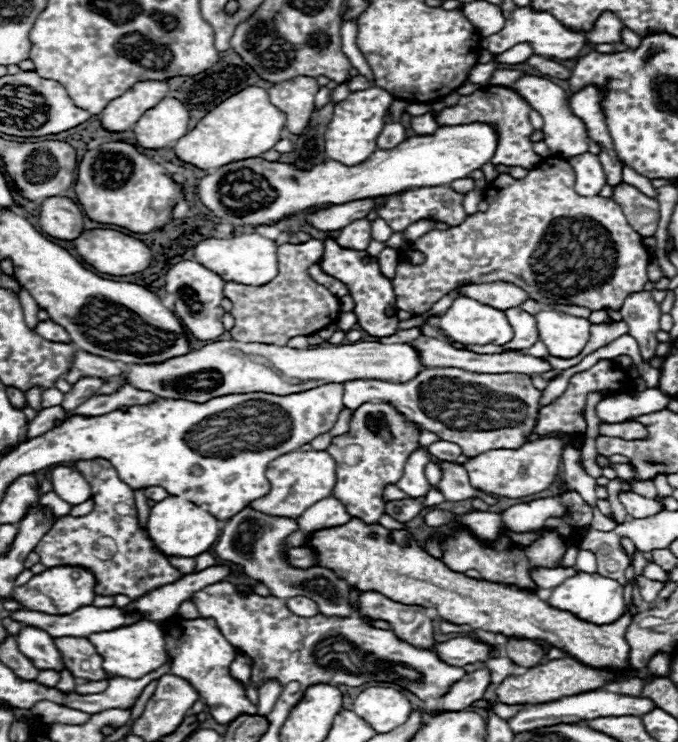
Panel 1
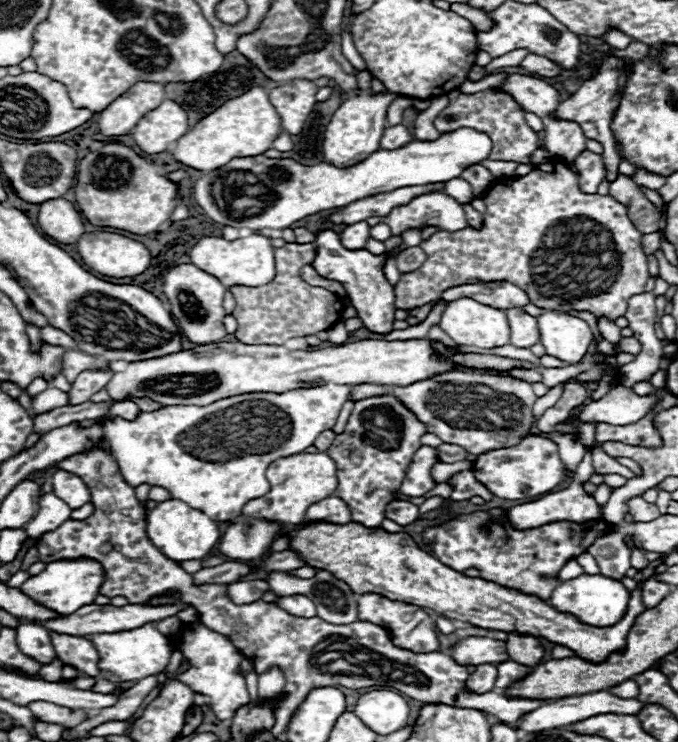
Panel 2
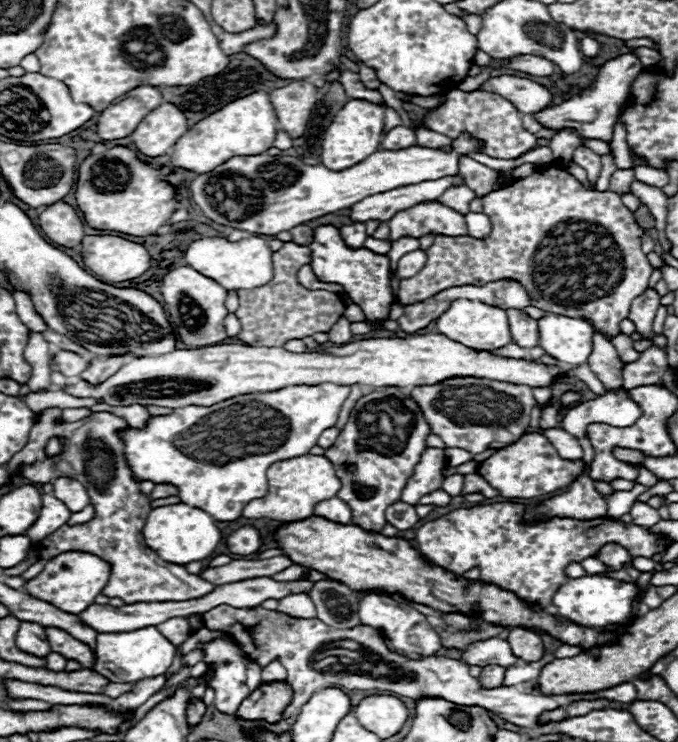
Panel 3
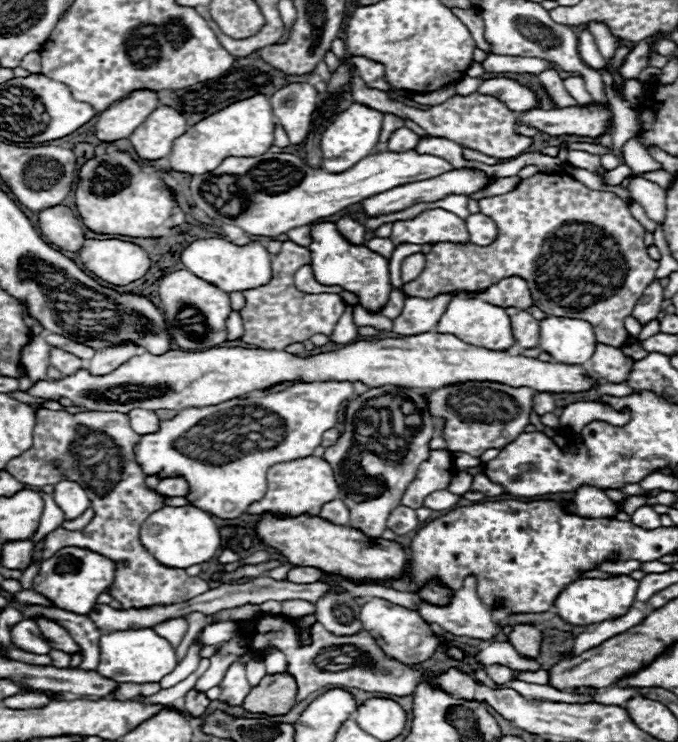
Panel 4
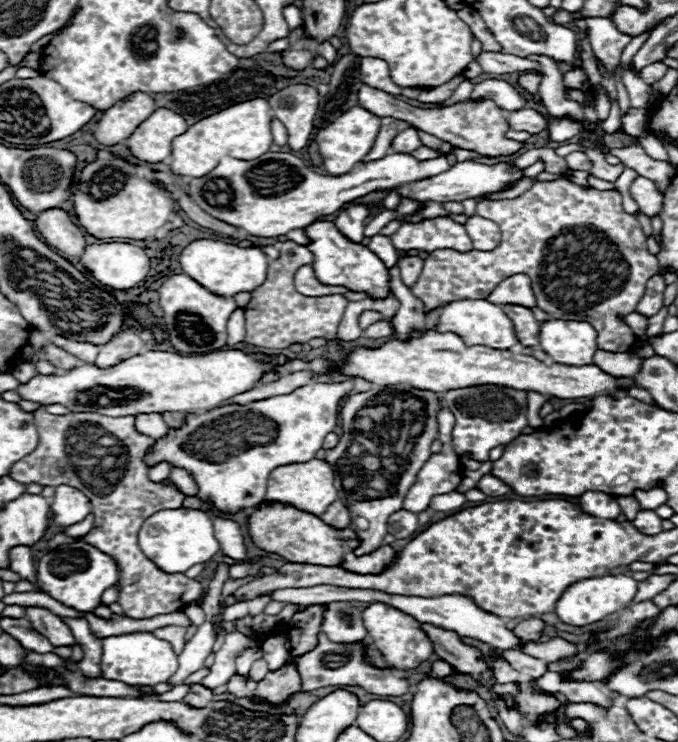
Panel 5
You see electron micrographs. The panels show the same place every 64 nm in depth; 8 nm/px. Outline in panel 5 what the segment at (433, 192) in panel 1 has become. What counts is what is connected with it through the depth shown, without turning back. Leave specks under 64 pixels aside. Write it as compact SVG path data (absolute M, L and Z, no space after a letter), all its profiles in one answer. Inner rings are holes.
M434 218L420 224L406 222L390 238L396 250L422 250L428 254L440 248L458 252L470 252L474 248L470 236L466 234L466 228L452 222L450 218Z

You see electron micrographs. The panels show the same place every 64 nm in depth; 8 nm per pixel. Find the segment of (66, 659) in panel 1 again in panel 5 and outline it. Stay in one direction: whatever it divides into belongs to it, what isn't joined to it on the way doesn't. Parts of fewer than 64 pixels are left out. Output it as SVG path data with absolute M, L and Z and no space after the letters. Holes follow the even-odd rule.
M26 606L26 620L30 620L30 624L34 624L34 630L42 632L42 636L52 640L54 646L70 646L76 642L68 624L46 608Z

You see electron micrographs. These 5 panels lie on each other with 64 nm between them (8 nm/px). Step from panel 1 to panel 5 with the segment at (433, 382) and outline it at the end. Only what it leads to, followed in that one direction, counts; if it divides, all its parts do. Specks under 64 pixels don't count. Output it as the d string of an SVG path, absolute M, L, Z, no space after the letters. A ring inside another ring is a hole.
M472 386L442 394L444 404L456 416L456 426L452 430L452 444L458 454L470 452L478 462L488 462L488 452L500 444L508 444L518 438L522 428L528 426L526 420L526 392L512 390L506 386Z

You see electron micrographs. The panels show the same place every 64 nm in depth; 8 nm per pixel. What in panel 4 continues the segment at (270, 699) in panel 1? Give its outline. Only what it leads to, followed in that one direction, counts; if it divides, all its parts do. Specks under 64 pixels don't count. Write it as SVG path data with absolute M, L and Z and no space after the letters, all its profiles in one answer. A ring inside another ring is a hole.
M272 648L266 652L264 656L264 664L266 664L266 674L278 674L278 672L284 672L286 670L286 656Z

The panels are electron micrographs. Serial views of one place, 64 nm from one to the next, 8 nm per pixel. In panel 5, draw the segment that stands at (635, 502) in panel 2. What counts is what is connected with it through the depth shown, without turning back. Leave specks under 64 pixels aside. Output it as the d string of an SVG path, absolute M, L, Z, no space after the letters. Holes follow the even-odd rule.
M640 510L632 524L646 536L656 536L662 532L662 518L654 510Z

